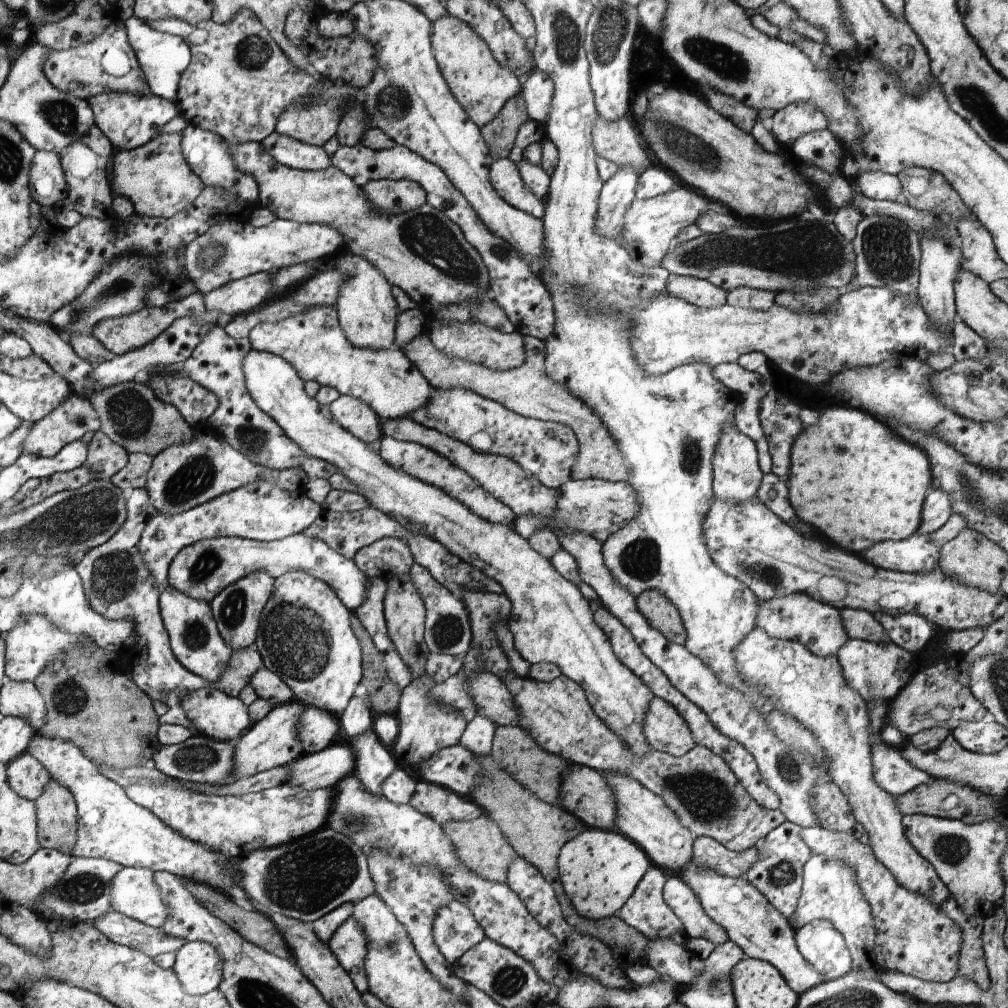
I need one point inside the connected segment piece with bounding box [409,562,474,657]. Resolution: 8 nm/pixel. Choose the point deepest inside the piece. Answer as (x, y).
(448, 622)

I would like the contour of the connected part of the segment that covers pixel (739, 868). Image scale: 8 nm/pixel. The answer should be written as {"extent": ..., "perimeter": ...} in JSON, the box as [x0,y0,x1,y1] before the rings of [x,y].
{"extent":[694,837,759,877],"perimeter":[[[695,837],[694,861],[701,869],[714,869],[726,877],[742,877],[754,861],[759,859],[757,847],[737,853],[720,844],[715,838]]]}

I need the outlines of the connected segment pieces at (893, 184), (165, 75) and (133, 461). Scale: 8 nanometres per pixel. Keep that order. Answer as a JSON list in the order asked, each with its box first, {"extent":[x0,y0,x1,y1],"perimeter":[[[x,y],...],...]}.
[{"extent":[855,171,907,202],"perimeter":[[[868,171],[860,173],[855,179],[861,194],[868,198],[907,202],[898,175],[882,171]]]},{"extent":[125,16,191,101],"perimeter":[[[132,16],[125,20],[127,27],[127,37],[135,55],[142,66],[147,83],[151,91],[157,97],[174,101],[179,87],[181,74],[188,68],[191,61],[191,50],[189,46],[179,36],[161,33],[150,28],[138,16]]]},{"extent":[111,453,154,494],"perimeter":[[[131,453],[126,466],[111,476],[111,481],[119,486],[125,494],[135,489],[146,488],[147,476],[150,474],[154,458],[146,453]]]}]

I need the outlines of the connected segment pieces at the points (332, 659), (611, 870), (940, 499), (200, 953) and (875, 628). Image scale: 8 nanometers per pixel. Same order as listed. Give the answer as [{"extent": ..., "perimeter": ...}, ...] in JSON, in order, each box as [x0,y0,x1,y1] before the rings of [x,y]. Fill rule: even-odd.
[{"extent":[253,571,364,720],"perimeter":[[[290,571],[275,581],[276,596],[268,599],[268,608],[264,607],[264,632],[257,636],[253,647],[262,655],[264,667],[287,683],[298,702],[329,712],[339,720],[364,676],[362,644],[351,627],[352,611],[342,604],[328,583],[308,572]]]},{"extent":[559,828,650,920],"perimeter":[[[589,828],[564,844],[559,858],[563,889],[575,909],[590,920],[615,915],[634,894],[635,888],[649,871],[648,866],[650,860],[643,849],[618,830]]]},{"extent":[917,489,953,535],"perimeter":[[[942,489],[933,490],[924,499],[917,535],[929,535],[938,530],[953,513],[951,496]]]},{"extent":[172,941,224,994],"perimeter":[[[204,941],[187,942],[179,948],[172,970],[188,994],[206,994],[223,982],[224,960],[218,949]]]},{"extent":[839,609,890,643],"perimeter":[[[839,609],[847,635],[852,639],[862,639],[877,643],[890,643],[883,626],[872,613],[860,609]]]}]

